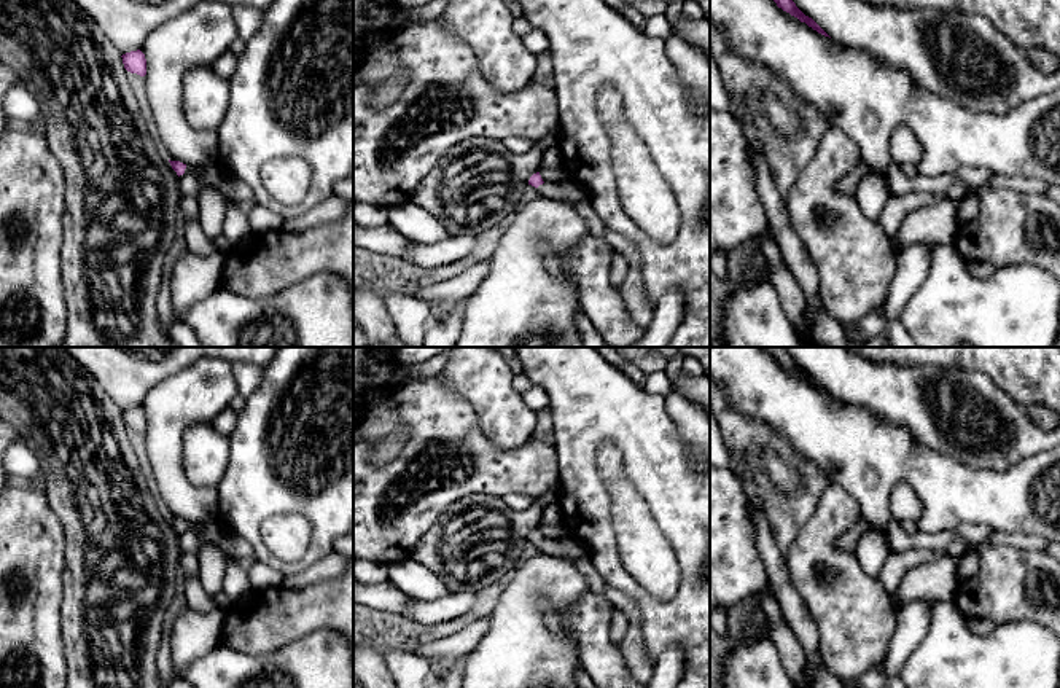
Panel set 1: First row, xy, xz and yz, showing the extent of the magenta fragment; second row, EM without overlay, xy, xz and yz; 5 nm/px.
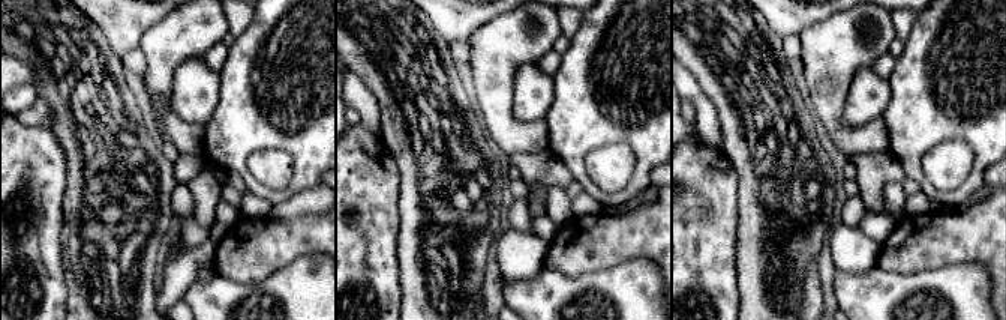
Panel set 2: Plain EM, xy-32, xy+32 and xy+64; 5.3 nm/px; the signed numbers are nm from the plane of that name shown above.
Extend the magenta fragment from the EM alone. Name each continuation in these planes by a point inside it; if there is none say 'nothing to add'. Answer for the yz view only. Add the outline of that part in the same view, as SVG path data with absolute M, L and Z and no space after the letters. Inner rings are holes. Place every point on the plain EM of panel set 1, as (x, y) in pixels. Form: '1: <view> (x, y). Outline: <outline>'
nothing to add

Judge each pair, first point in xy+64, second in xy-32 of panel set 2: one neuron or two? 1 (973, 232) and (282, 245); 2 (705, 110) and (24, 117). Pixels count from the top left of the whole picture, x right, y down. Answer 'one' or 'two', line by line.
1: one
2: two

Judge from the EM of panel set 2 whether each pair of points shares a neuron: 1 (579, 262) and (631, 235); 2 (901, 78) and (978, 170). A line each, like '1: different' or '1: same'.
1: same
2: same

